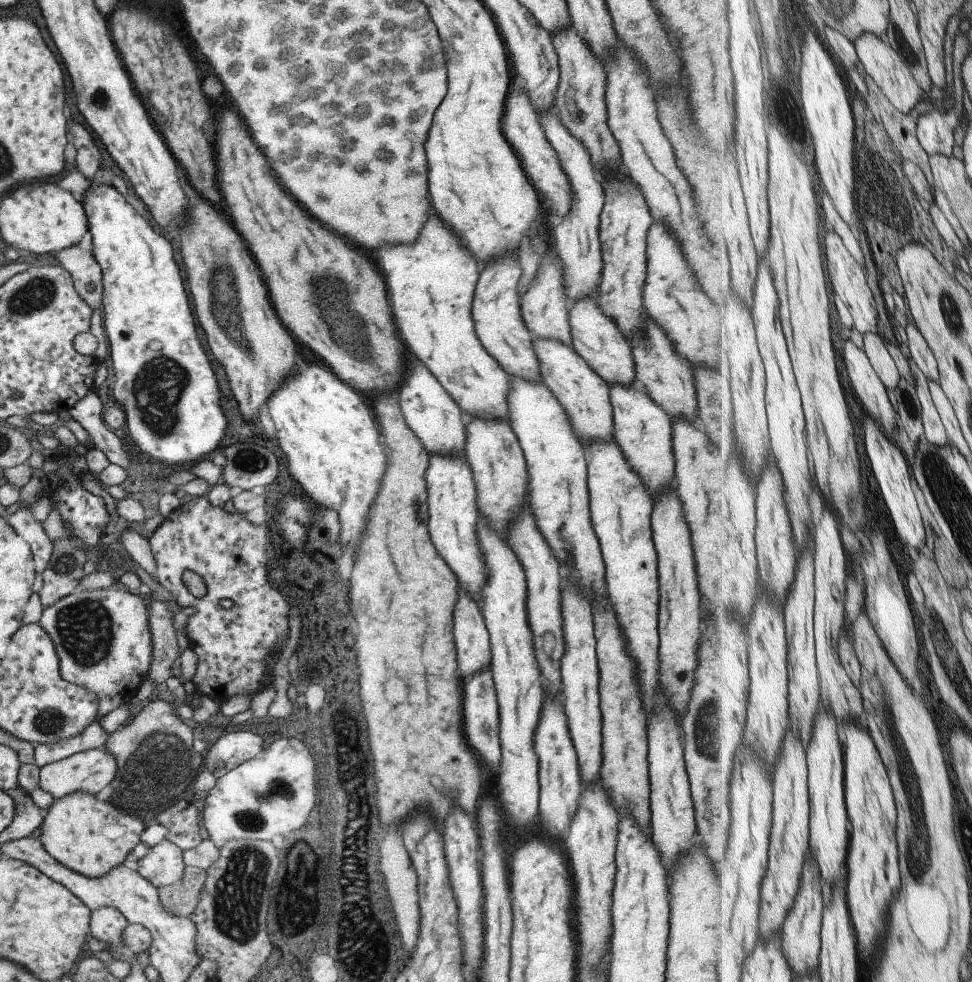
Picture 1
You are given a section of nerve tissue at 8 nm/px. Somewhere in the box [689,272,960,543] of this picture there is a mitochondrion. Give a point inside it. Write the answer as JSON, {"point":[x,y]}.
{"point":[910,407]}

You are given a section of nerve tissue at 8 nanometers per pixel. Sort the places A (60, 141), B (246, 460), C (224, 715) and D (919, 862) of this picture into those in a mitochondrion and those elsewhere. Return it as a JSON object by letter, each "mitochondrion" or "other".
{"A":"other","B":"mitochondrion","C":"other","D":"mitochondrion"}

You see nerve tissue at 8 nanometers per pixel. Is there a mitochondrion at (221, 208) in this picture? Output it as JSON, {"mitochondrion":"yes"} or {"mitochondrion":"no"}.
{"mitochondrion":"no"}

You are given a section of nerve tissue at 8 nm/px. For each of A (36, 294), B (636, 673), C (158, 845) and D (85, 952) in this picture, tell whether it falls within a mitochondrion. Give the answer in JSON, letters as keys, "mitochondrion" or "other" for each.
{"A":"mitochondrion","B":"other","C":"other","D":"other"}

